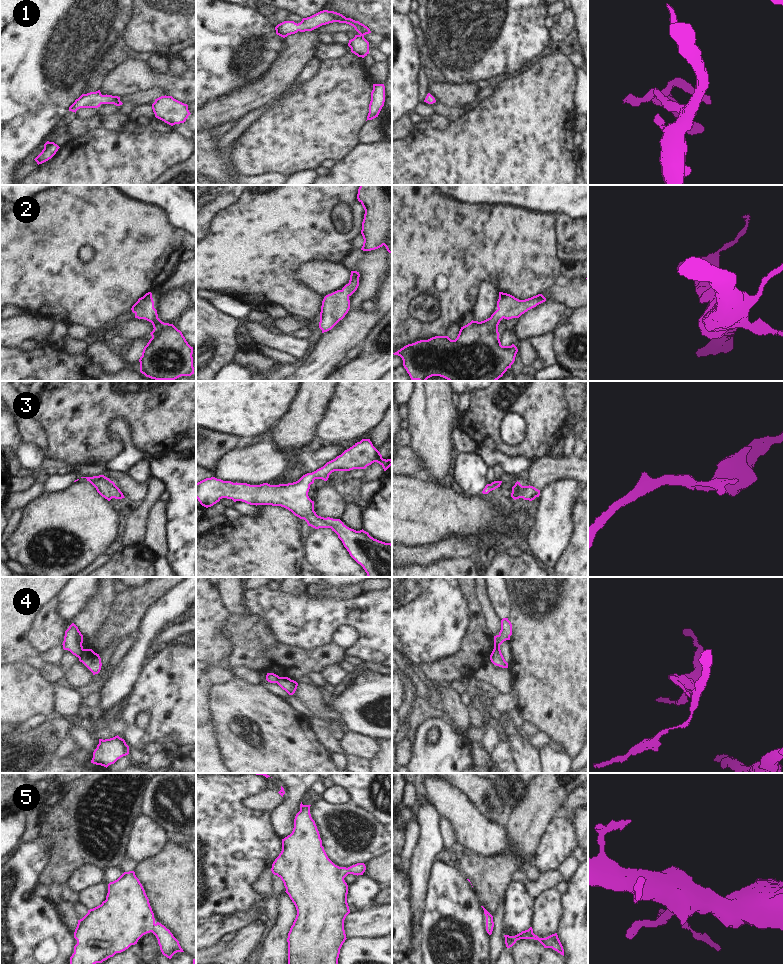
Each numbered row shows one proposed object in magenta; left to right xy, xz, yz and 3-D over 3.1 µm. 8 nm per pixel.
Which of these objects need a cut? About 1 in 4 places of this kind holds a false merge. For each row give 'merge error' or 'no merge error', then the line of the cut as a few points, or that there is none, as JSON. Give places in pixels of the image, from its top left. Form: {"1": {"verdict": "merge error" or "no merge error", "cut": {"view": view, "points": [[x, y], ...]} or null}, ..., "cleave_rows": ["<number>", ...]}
{"1": {"verdict": "no merge error", "cut": null}, "2": {"verdict": "no merge error", "cut": null}, "3": {"verdict": "no merge error", "cut": null}, "4": {"verdict": "merge error", "cut": {"view": "xy", "points": [[83, 649], [78, 657]]}}, "5": {"verdict": "no merge error", "cut": null}, "cleave_rows": ["4"]}

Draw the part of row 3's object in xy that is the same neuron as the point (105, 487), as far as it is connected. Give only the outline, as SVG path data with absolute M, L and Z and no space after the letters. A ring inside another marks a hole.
M104 475L81 478L86 478L87 481L89 481L96 488L97 492L108 501L110 501L112 498L125 498L115 483Z

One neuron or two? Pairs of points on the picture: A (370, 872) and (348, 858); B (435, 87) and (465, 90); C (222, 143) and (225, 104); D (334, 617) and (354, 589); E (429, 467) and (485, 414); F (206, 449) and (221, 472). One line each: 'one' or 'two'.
A: two
B: one
C: two
D: two
E: two
F: two

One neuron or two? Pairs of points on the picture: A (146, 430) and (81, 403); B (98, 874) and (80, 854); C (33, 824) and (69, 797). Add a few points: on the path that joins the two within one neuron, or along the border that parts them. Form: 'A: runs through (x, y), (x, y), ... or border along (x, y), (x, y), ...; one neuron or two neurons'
A: runs through (130, 414), (119, 403), (97, 403); one neuron
B: border along (105, 868), (93, 864), (80, 864), (68, 876); two neurons
C: border along (44, 820), (40, 832); two neurons

